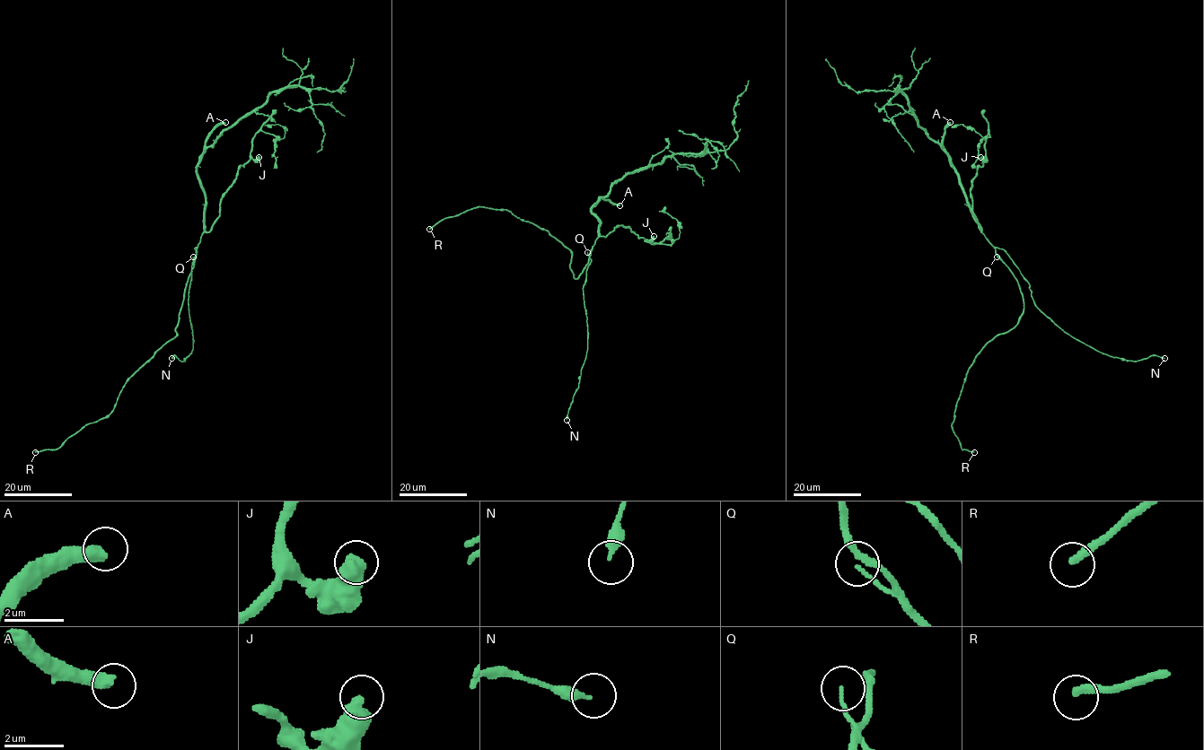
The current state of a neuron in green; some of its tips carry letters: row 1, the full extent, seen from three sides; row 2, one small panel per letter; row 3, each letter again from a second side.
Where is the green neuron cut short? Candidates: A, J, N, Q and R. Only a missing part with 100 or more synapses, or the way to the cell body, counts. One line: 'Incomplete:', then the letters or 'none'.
Incomplete: A, R

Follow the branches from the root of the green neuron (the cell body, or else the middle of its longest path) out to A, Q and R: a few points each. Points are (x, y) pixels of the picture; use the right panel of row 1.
A: (979, 226), (960, 175), (943, 145), (944, 130), (950, 122)
Q: (979, 226), (980, 232), (1001, 258), (997, 257)
R: (979, 226), (1017, 281), (1023, 309), (1019, 322), (991, 339), (968, 370), (952, 430), (962, 448), (974, 452)

